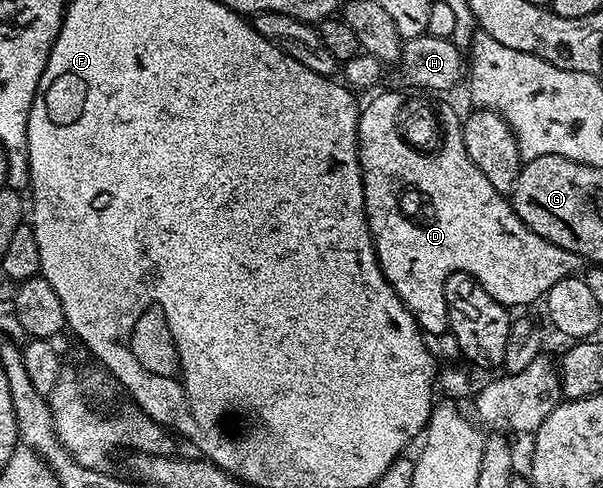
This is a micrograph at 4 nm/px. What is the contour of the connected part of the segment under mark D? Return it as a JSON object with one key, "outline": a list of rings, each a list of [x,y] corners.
{"outline":[[[384,91],[381,95],[374,96],[368,104],[365,102],[360,113],[360,123],[356,127],[356,146],[360,148],[360,172],[364,182],[364,212],[368,218],[368,231],[372,234],[372,243],[376,247],[376,260],[379,261],[382,273],[391,283],[394,293],[398,293],[402,305],[406,305],[406,309],[412,314],[414,321],[424,334],[442,334],[448,331],[448,310],[444,304],[444,283],[456,271],[473,275],[484,286],[486,293],[490,293],[490,297],[494,297],[494,301],[503,303],[509,309],[515,309],[515,307],[522,306],[523,303],[534,302],[539,295],[540,298],[547,296],[551,287],[558,285],[558,281],[579,276],[585,270],[586,260],[581,255],[563,251],[558,245],[535,235],[525,223],[521,223],[511,202],[501,192],[496,191],[494,185],[490,185],[490,181],[486,181],[482,169],[478,169],[478,165],[474,165],[474,161],[470,161],[470,153],[466,153],[462,119],[461,116],[456,116],[456,111],[450,104],[444,103],[438,107],[439,130],[442,132],[442,138],[435,149],[427,151],[412,147],[400,134],[398,116],[405,103],[405,97],[403,98],[396,91]]]}

